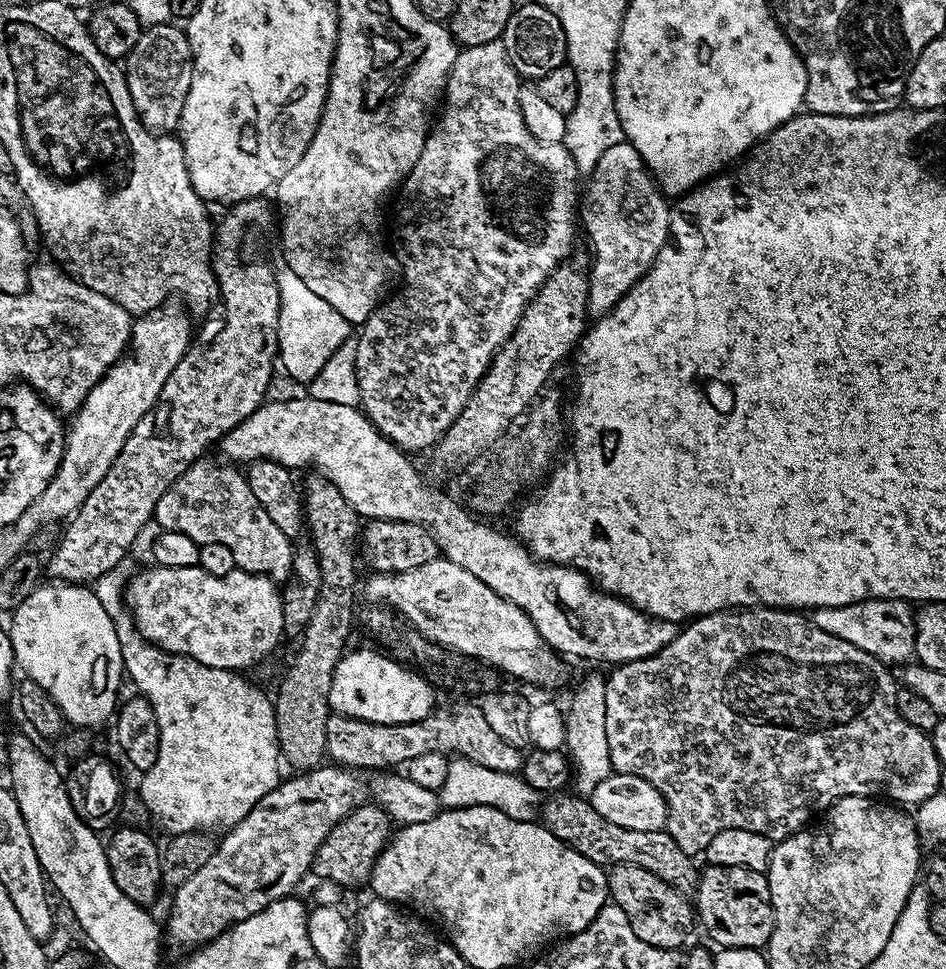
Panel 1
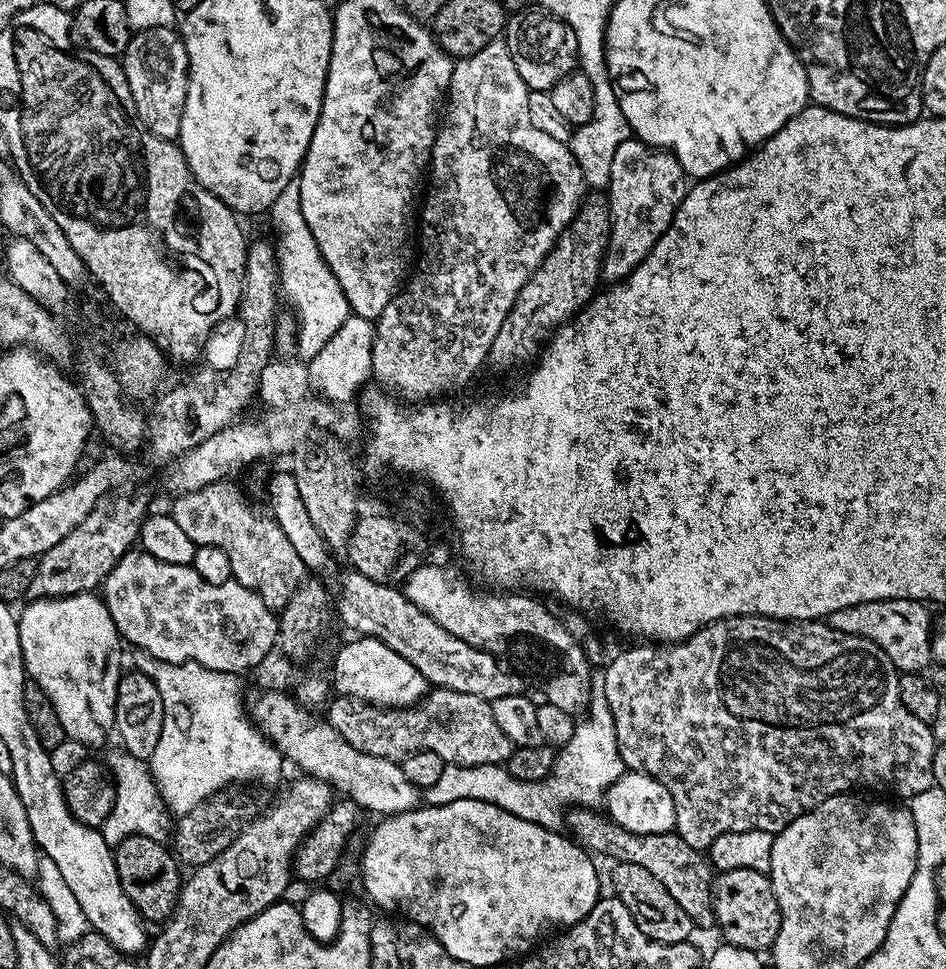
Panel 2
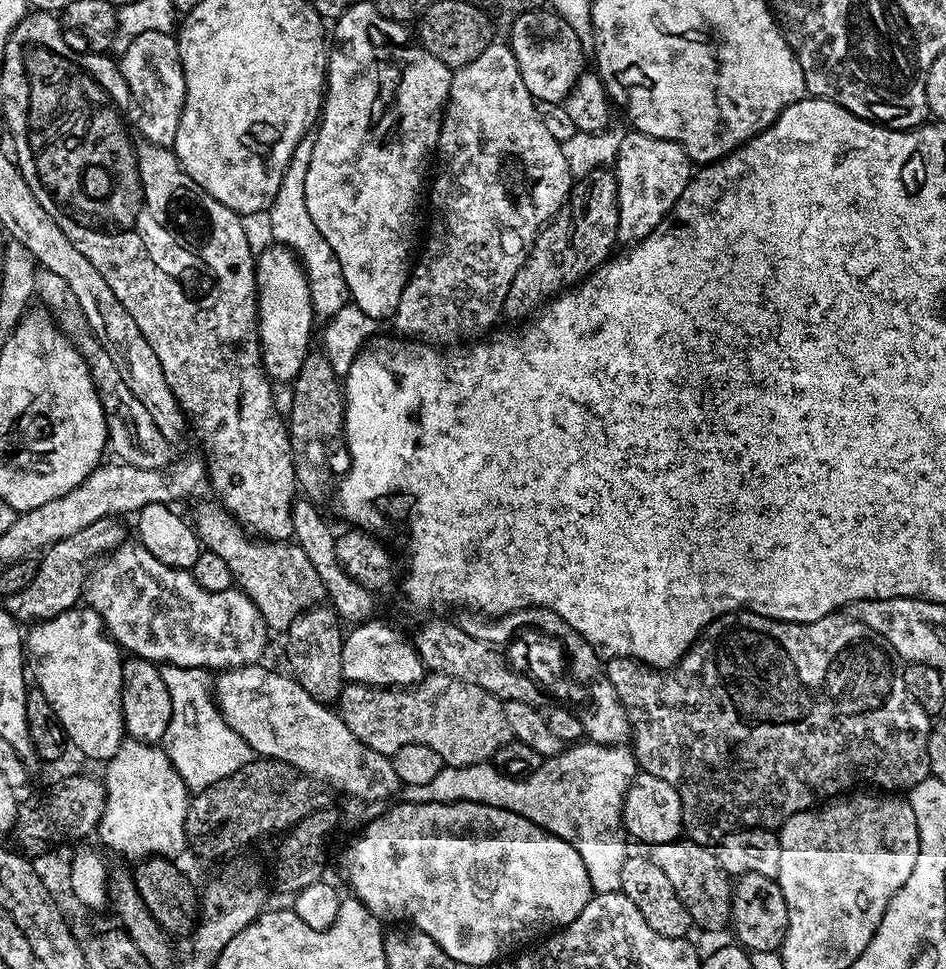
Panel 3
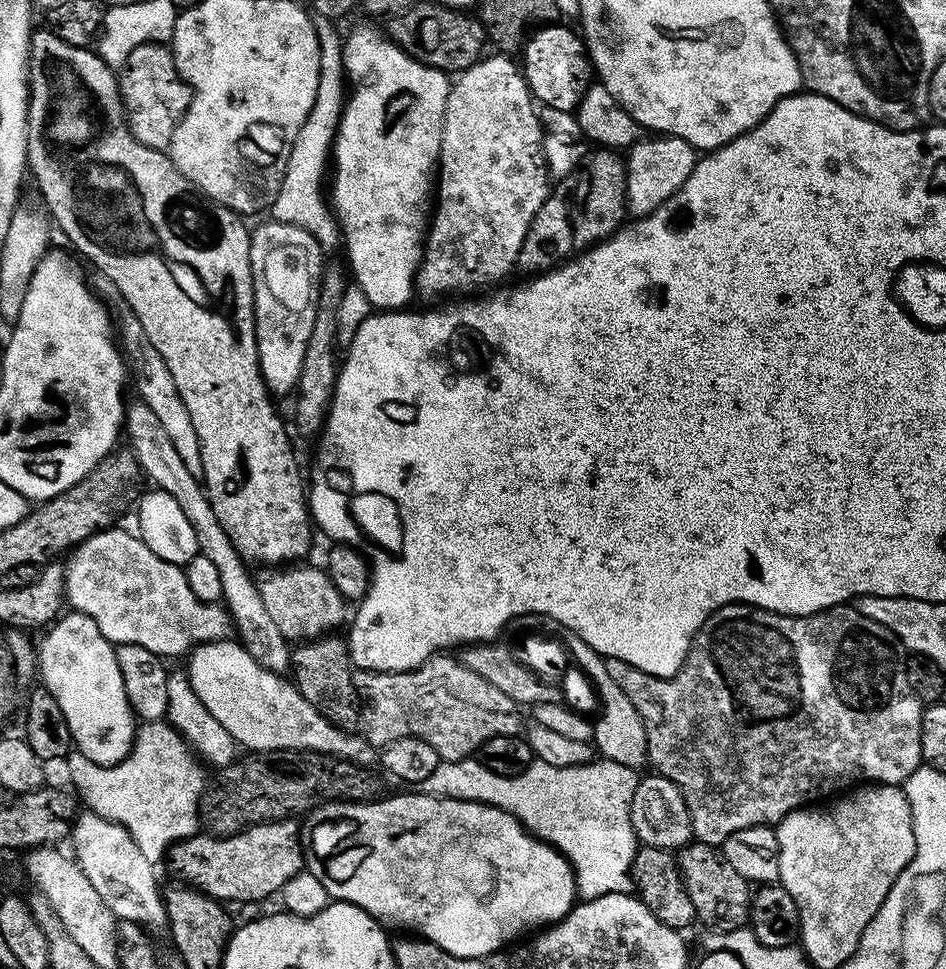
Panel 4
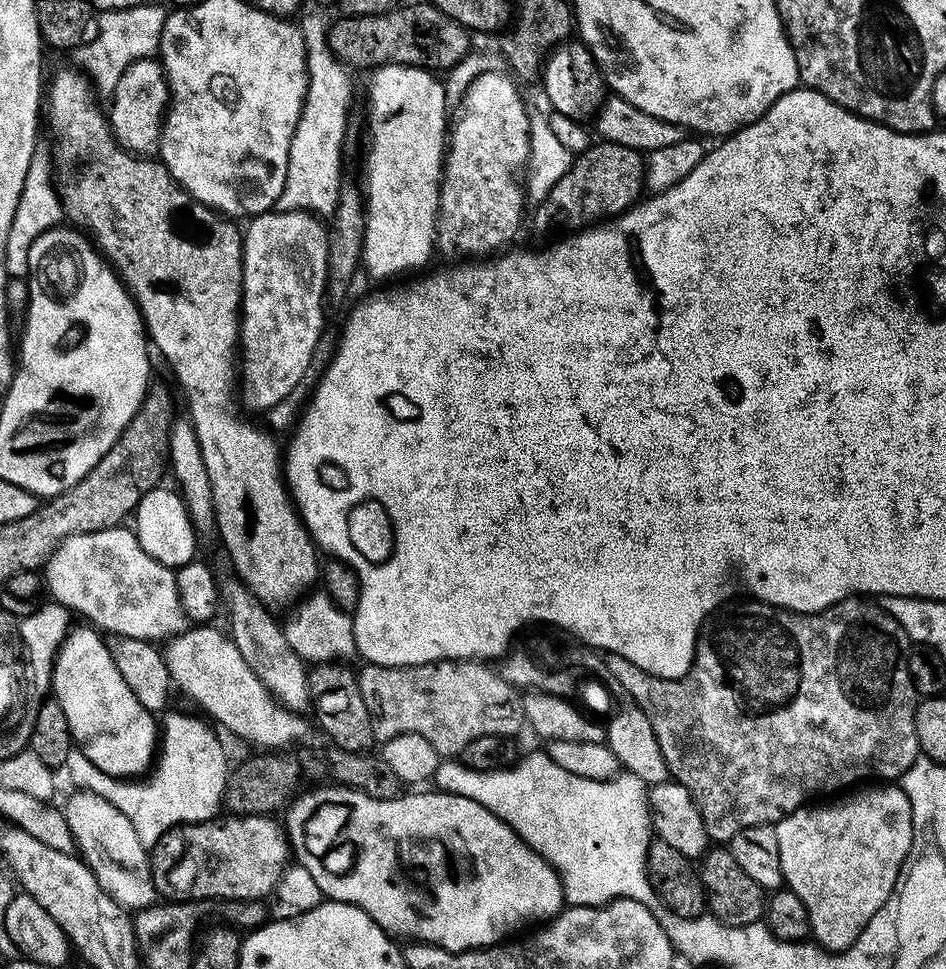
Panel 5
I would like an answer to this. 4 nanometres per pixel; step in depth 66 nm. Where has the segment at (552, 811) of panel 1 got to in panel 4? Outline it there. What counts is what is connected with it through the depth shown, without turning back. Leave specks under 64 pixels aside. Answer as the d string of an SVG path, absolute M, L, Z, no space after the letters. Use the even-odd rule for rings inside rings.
M689 842L679 849L678 863L699 923L712 928L708 930L716 934L738 930L749 923L753 889L750 882L742 878L742 874L738 874L730 862L726 862L723 851L717 845Z

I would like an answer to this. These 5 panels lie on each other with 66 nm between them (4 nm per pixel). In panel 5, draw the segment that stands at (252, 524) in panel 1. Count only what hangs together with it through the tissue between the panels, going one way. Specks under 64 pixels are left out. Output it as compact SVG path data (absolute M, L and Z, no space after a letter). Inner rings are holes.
M309 591L288 614L288 621L285 619L282 624L286 642L290 642L294 654L298 654L305 665L348 662L351 656L357 655L353 617L338 608L325 591Z

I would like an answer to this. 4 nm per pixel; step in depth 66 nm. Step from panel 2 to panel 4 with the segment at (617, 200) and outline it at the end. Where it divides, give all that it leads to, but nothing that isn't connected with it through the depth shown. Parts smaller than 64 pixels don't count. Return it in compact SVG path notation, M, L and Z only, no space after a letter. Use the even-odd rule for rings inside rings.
M653 135L641 138L626 152L626 208L633 217L649 216L662 206L690 178L698 159L698 149L677 136Z

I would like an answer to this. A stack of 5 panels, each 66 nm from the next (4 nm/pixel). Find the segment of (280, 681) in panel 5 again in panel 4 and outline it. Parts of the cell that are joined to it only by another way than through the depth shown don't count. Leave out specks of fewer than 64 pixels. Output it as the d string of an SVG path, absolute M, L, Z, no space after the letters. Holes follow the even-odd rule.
M143 402L135 403L129 403L124 409L122 432L125 437L128 435L127 447L139 464L141 473L145 477L148 475L159 491L170 494L174 502L182 506L182 514L186 514L186 519L194 530L199 555L210 558L222 578L222 604L234 625L235 635L240 635L237 636L239 643L243 644L250 658L254 658L254 662L258 662L258 666L262 666L267 672L287 673L292 662L290 642L282 638L282 633L267 613L266 606L262 606L260 589L248 574L245 561L234 550L226 530L222 530L218 518L214 518L214 510L210 506L203 483L186 470L186 462L182 462L178 450L174 450L174 442L170 442L166 430L162 430L162 422L158 422L154 410L150 410L150 406Z

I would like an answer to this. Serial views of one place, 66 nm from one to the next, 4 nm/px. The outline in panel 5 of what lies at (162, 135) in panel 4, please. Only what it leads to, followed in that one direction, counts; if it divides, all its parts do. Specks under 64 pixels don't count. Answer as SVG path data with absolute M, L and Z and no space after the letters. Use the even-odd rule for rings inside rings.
M159 59L130 62L130 66L122 70L122 78L118 78L118 86L114 86L110 100L112 105L106 108L108 125L121 148L133 156L155 157L160 150L160 135L170 103L168 81L164 79L164 67Z

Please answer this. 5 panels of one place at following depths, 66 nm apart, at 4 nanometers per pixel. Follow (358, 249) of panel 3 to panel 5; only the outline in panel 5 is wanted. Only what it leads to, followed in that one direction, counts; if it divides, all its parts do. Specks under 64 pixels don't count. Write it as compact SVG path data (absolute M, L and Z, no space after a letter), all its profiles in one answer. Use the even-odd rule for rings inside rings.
M381 64L372 74L368 80L368 140L372 149L364 156L362 183L365 214L362 267L373 281L378 282L400 276L403 272L412 272L422 267L432 252L434 256L450 114L444 106L444 85L428 69L408 68L405 64Z

